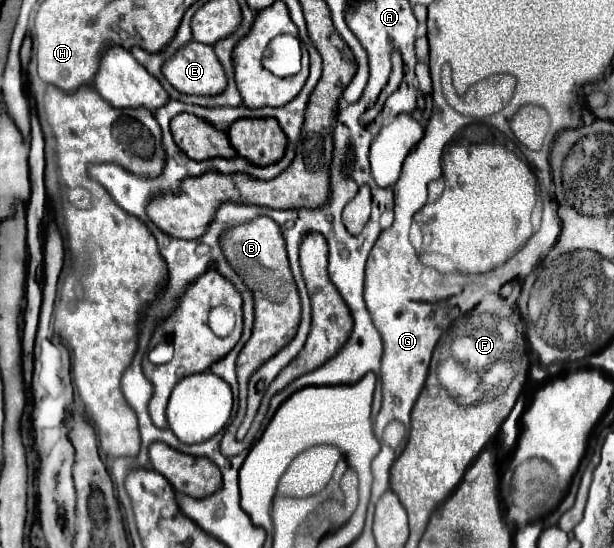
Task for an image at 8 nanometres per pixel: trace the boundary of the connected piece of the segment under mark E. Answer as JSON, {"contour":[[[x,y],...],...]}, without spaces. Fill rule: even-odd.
{"contour":[[[189,42],[179,48],[161,68],[167,82],[183,94],[213,96],[225,90],[225,72],[213,52],[213,46]]]}

